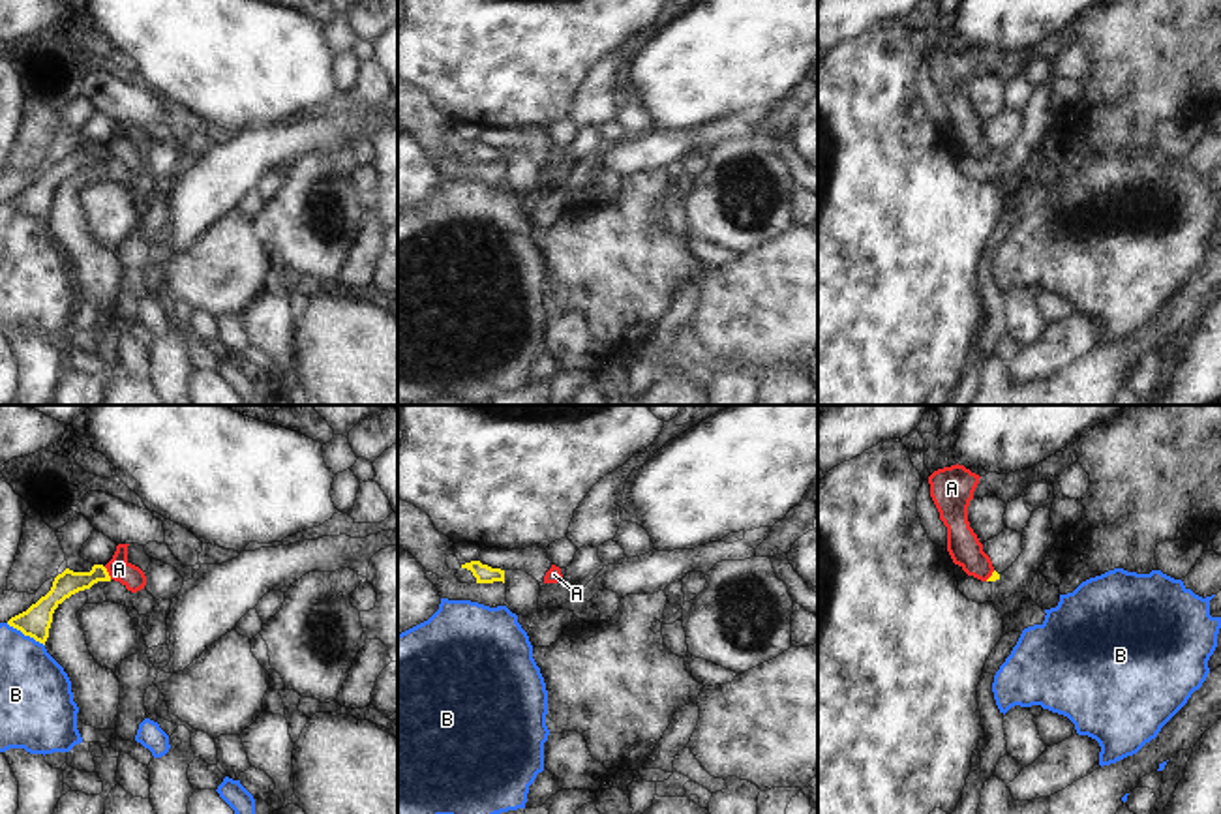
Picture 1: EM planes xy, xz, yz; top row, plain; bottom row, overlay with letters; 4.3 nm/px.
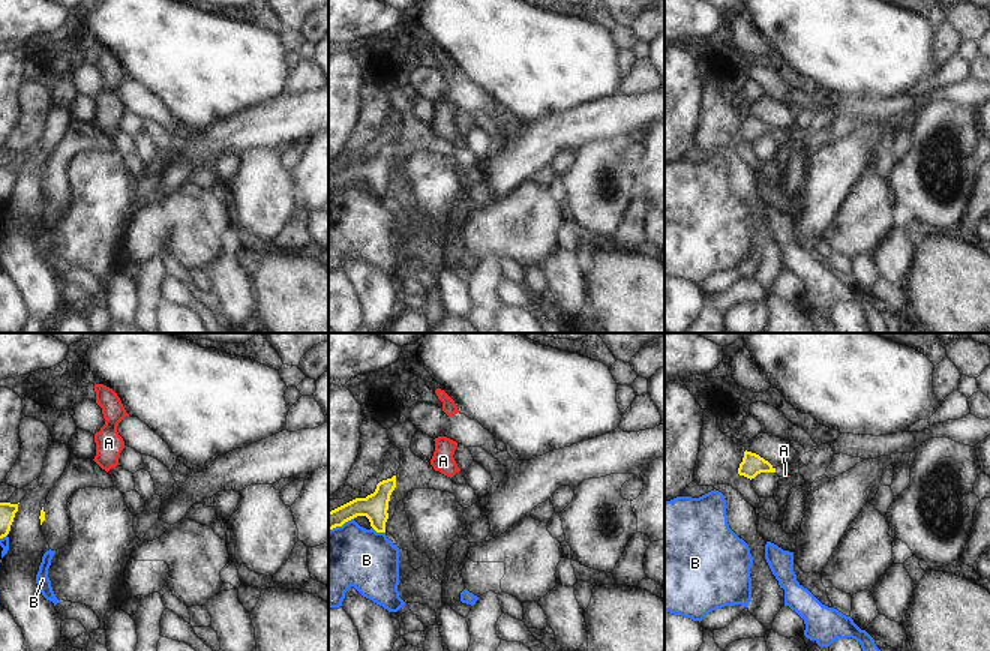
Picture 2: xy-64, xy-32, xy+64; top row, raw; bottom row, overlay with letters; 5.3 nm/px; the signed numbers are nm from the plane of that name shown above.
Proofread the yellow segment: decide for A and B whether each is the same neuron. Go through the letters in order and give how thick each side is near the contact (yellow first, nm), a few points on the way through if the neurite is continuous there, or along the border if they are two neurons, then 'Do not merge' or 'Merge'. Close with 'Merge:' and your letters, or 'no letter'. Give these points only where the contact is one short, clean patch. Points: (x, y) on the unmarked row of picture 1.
A: Thickness 110 nm (yellow) against 100 nm. Boundary: xy (104, 147), (111, 158). Do not merge
B: Thickness 130 nm (yellow) against 300 nm. Boundary: xy (6, 203), (44, 226). Do not merge
Merge: no letter

